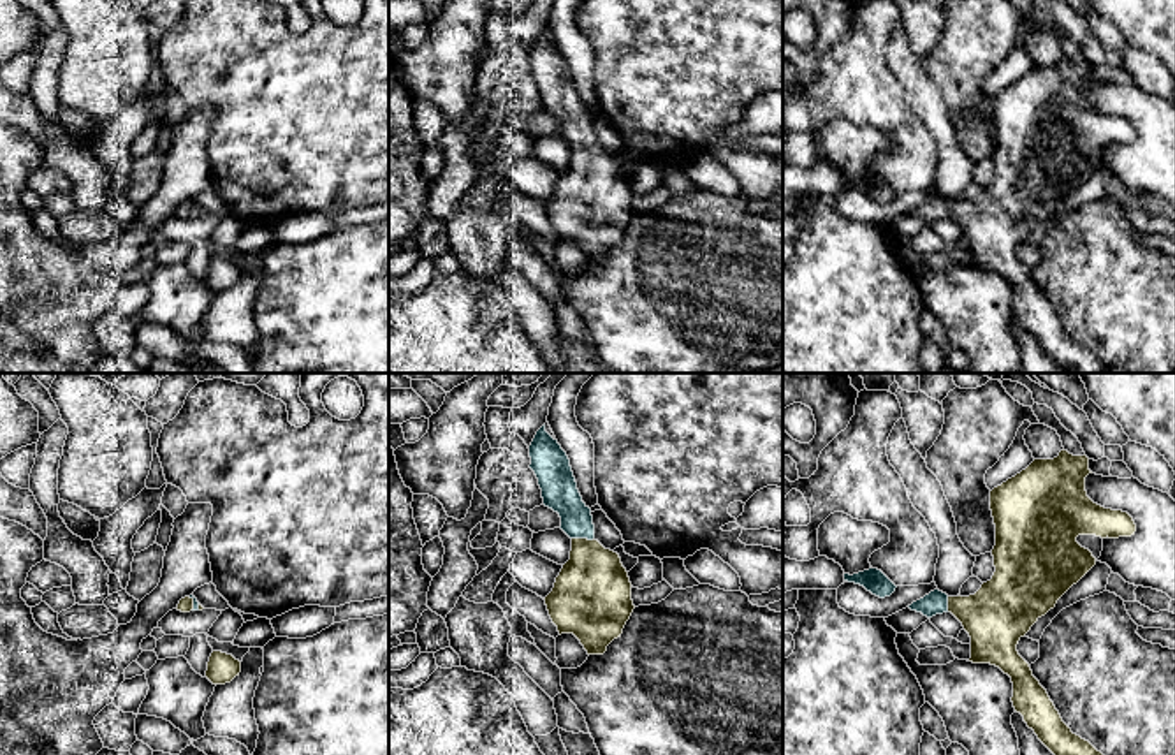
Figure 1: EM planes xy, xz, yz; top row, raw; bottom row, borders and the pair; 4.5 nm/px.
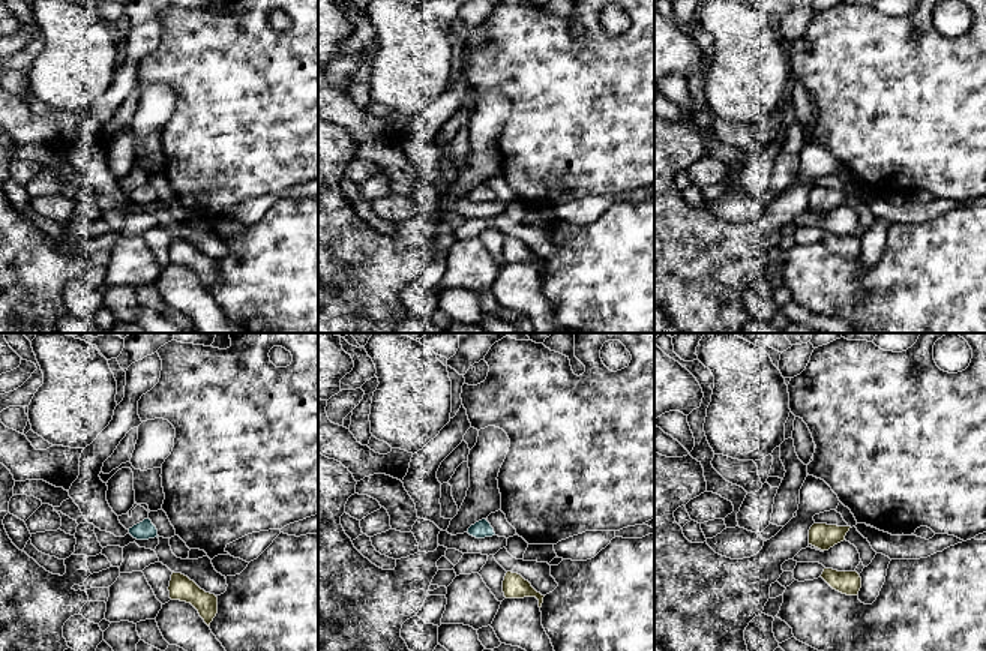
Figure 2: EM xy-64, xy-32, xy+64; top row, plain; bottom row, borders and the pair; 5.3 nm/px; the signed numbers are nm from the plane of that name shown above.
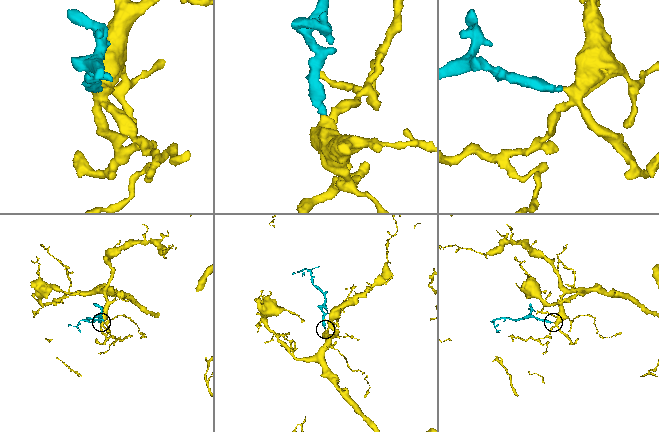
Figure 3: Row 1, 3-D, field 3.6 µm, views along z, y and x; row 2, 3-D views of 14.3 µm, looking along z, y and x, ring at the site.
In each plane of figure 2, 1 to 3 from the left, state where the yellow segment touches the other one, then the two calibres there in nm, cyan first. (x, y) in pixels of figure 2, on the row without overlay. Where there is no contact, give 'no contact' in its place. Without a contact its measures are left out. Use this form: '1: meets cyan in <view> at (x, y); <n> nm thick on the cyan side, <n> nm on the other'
1: no contact
2: no contact
3: no contact

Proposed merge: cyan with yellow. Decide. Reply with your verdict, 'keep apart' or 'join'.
join

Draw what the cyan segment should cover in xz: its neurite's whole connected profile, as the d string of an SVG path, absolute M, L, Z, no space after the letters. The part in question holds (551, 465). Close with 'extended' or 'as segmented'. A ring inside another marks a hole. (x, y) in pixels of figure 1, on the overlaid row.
M545 424L529 445L529 458L544 505L559 514L559 528L572 539L570 560L544 598L549 616L559 635L573 634L588 655L603 655L635 609L628 572L619 554L595 539L591 509L582 502L570 459Z; extended

